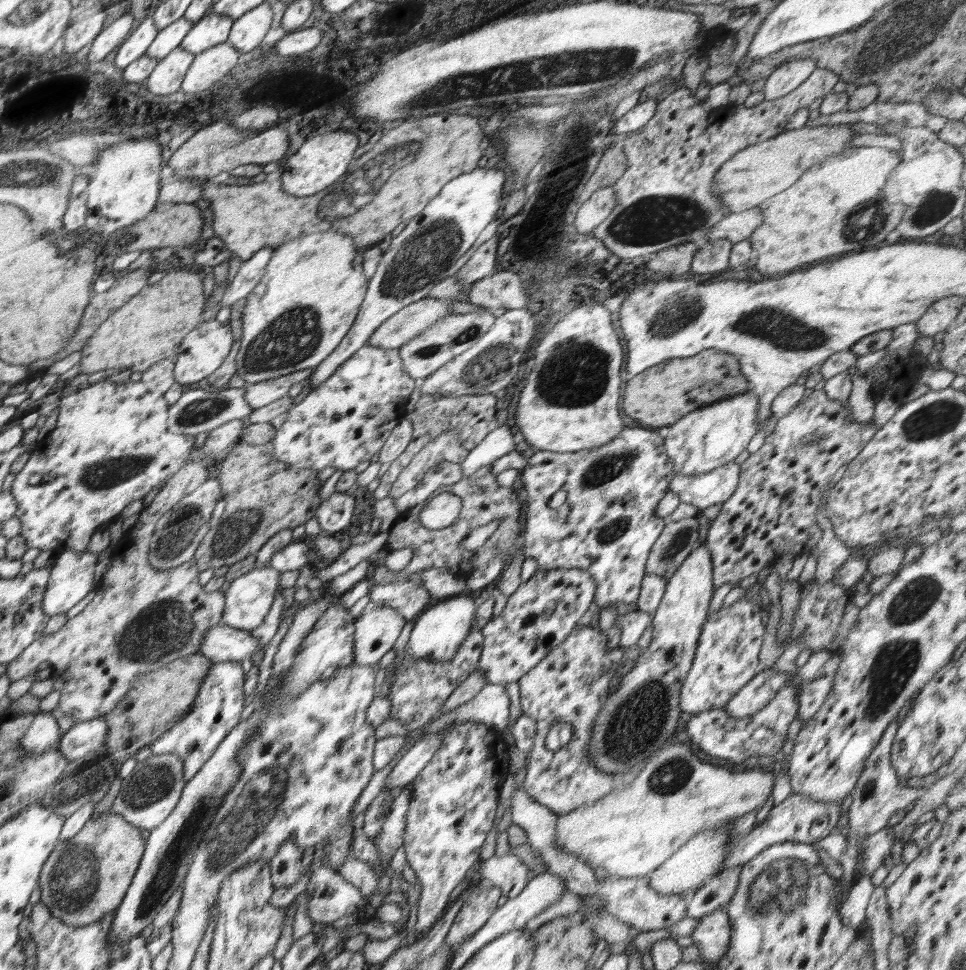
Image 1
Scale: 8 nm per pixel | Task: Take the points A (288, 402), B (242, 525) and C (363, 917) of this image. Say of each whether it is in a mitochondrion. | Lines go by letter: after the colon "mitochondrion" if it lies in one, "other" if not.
A: other
B: mitochondrion
C: other

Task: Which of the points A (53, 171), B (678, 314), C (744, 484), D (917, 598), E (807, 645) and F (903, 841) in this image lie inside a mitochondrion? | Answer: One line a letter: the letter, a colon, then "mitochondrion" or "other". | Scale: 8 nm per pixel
A: mitochondrion
B: mitochondrion
C: other
D: mitochondrion
E: other
F: other

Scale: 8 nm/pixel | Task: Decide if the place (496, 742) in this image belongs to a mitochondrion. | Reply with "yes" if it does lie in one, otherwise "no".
no

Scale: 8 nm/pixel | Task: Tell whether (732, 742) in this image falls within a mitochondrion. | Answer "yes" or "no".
no

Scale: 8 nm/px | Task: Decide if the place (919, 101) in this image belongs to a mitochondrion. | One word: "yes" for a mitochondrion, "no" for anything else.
no

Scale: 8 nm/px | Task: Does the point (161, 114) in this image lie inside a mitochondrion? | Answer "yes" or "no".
no

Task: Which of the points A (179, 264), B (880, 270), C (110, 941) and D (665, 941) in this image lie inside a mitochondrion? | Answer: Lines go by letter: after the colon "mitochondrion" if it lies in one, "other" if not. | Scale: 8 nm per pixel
A: other
B: other
C: other
D: other

